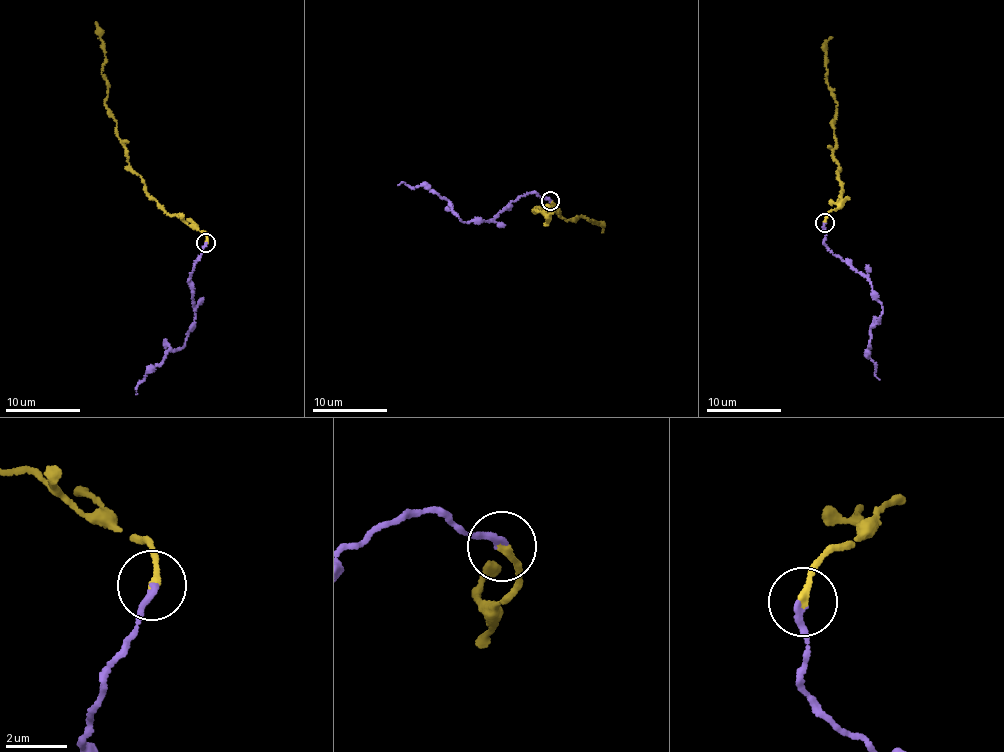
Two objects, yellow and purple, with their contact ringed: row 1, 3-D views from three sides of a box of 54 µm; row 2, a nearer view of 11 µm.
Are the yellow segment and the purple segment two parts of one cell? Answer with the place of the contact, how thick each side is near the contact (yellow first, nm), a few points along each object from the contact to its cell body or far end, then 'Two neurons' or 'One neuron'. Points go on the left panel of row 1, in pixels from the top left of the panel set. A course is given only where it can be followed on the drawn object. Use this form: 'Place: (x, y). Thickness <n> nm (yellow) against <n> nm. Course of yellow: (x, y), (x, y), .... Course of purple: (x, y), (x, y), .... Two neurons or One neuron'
Place: (206, 242). Thickness 220 nm (yellow) against 200 nm. Course of yellow: (205, 243), (204, 232), (165, 211), (129, 165), (116, 120), (105, 104), (104, 43), (95, 22). Course of purple: (205, 243), (189, 281), (195, 308), (194, 324), (185, 344), (171, 349), (153, 367), (137, 385), (136, 394). One neuron

